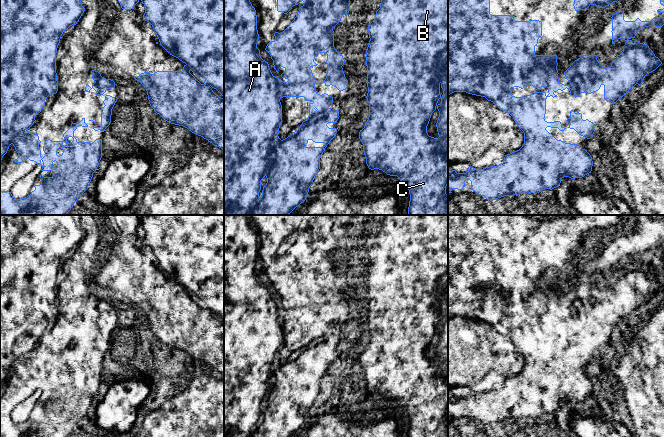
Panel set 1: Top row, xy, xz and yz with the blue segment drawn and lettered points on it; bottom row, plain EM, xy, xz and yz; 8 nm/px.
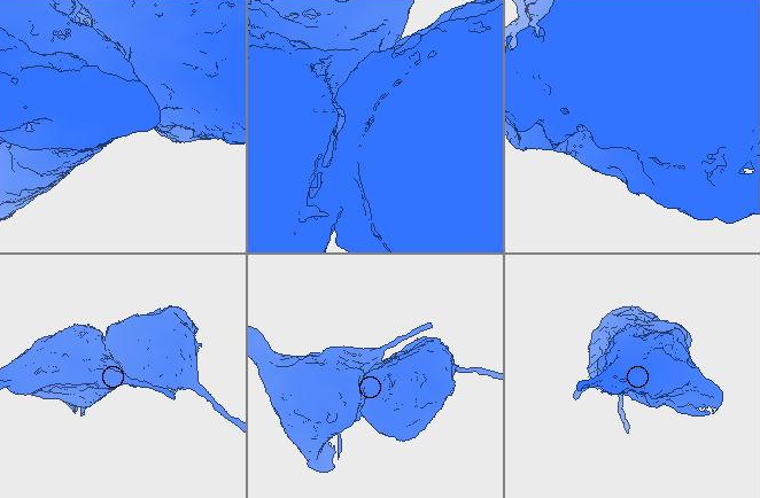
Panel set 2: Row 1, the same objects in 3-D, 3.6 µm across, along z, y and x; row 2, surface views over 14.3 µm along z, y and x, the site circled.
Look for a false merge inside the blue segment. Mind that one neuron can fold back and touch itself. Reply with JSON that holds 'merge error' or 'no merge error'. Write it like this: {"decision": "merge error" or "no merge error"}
{"decision": "merge error"}

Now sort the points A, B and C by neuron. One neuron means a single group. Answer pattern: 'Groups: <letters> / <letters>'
Groups: A / B C

